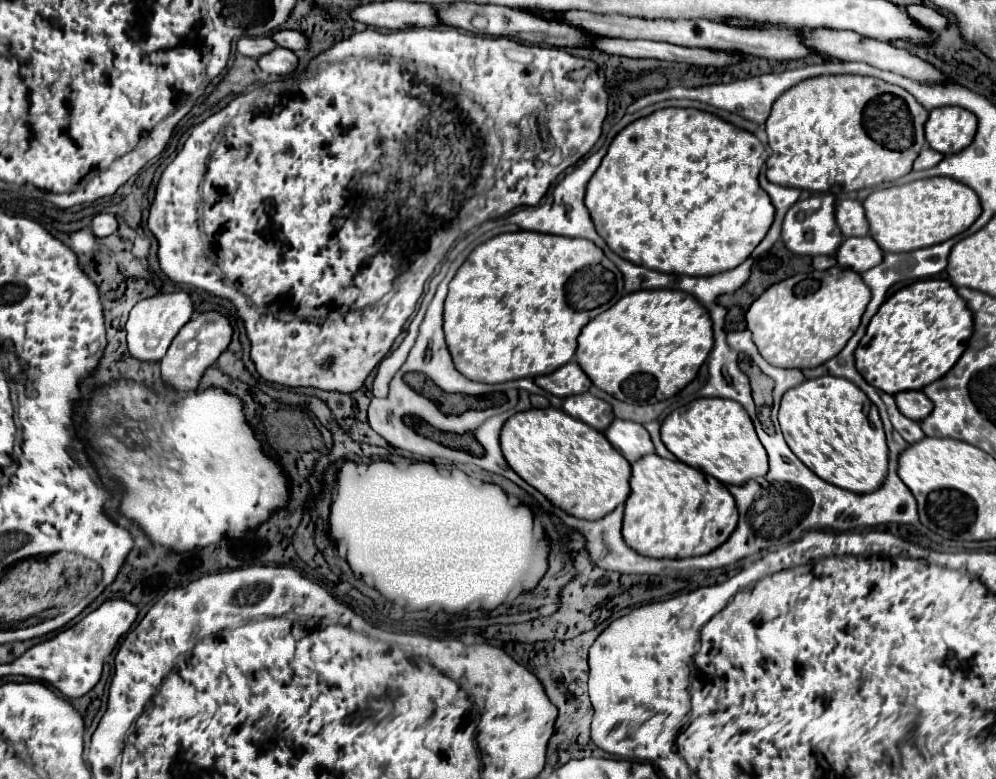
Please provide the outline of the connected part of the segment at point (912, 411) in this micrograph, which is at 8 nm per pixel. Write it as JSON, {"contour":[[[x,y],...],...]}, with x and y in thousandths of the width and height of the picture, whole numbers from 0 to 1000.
{"contour":[[[926,501],[904,503],[898,511],[900,511],[900,519],[902,519],[902,526],[908,534],[914,534],[920,542],[928,539],[936,529],[936,516],[932,513],[932,508]]]}

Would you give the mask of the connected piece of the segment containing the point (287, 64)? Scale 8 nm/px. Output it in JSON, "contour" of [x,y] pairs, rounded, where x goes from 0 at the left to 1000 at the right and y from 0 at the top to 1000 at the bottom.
{"contour":[[[277,62],[269,72],[259,74],[259,85],[275,98],[289,98],[299,87],[299,72],[289,62]]]}

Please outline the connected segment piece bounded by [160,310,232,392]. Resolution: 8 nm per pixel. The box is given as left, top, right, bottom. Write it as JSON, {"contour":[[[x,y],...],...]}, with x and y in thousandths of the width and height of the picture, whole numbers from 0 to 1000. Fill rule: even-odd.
{"contour":[[[217,398],[203,401],[195,411],[191,411],[173,436],[167,457],[163,460],[163,488],[171,496],[175,496],[181,503],[195,501],[199,496],[199,488],[203,485],[205,475],[215,467],[215,462],[229,447],[233,436],[233,418],[227,406],[223,406]]]}

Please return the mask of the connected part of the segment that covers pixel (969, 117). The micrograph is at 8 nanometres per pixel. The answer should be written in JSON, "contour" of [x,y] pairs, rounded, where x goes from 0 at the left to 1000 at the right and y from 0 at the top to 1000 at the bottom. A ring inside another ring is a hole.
{"contour":[[[948,136],[934,144],[930,157],[932,185],[946,198],[960,198],[972,190],[980,172],[980,149],[964,136]]]}

